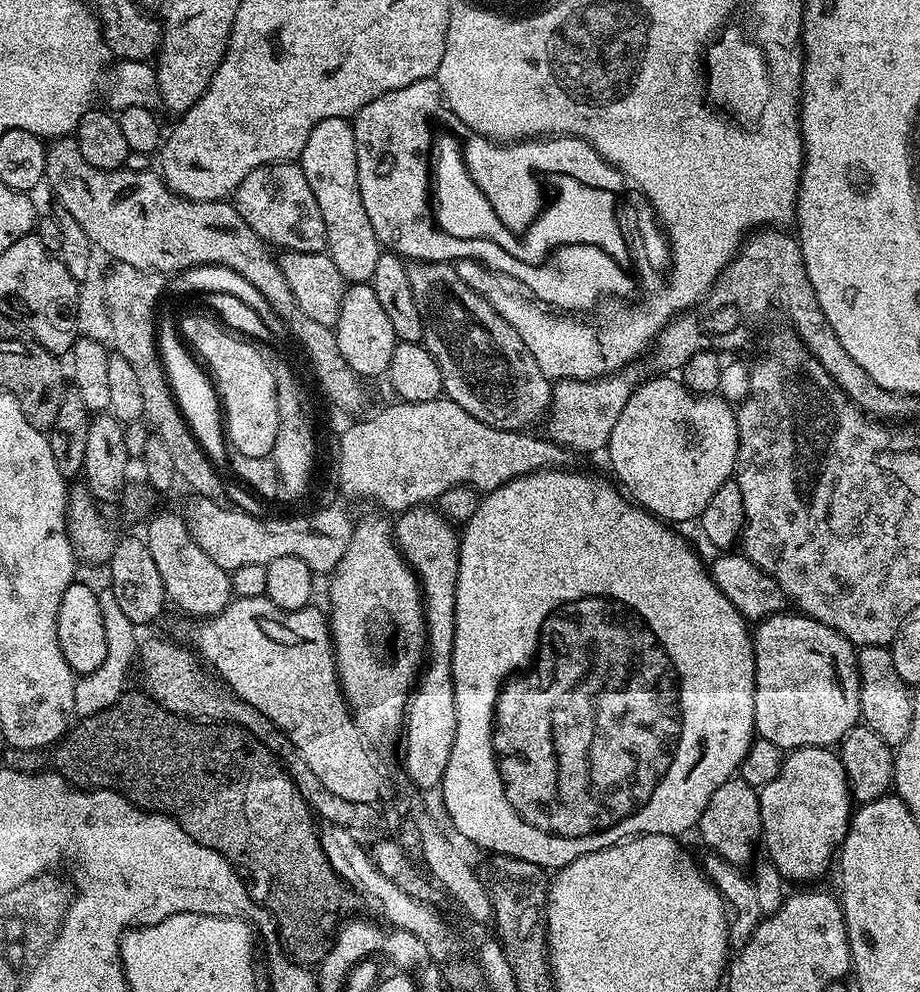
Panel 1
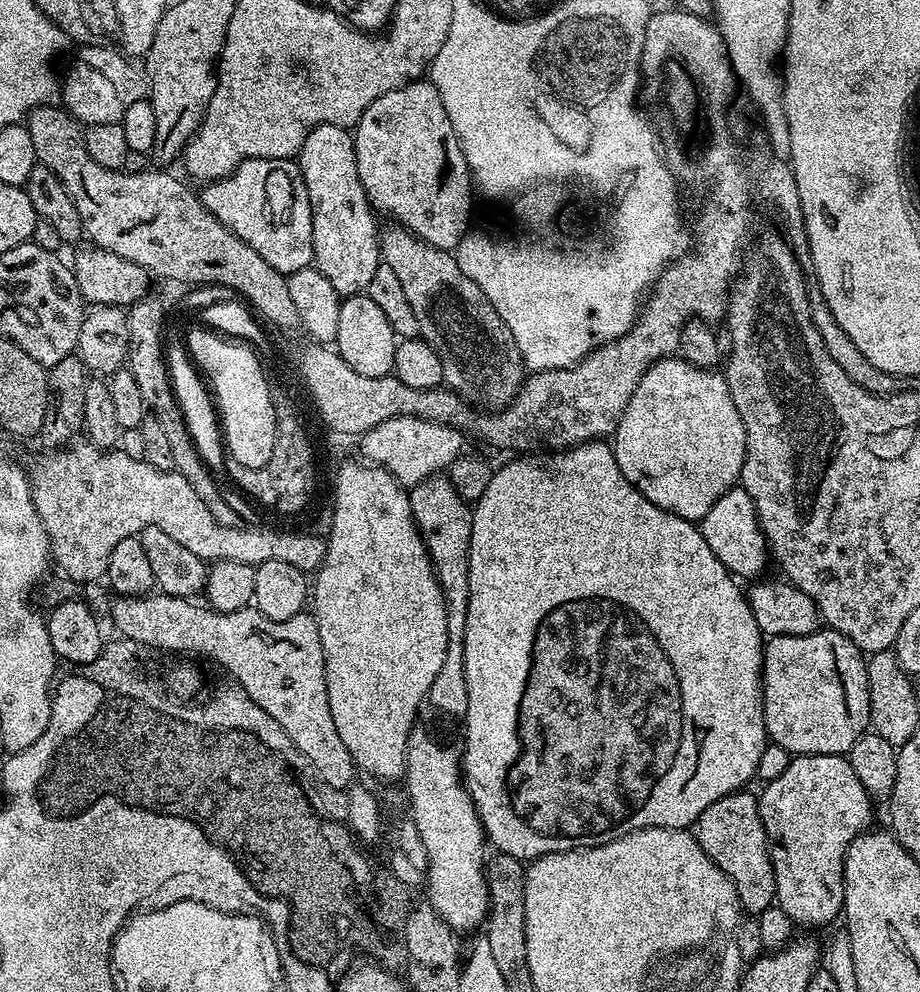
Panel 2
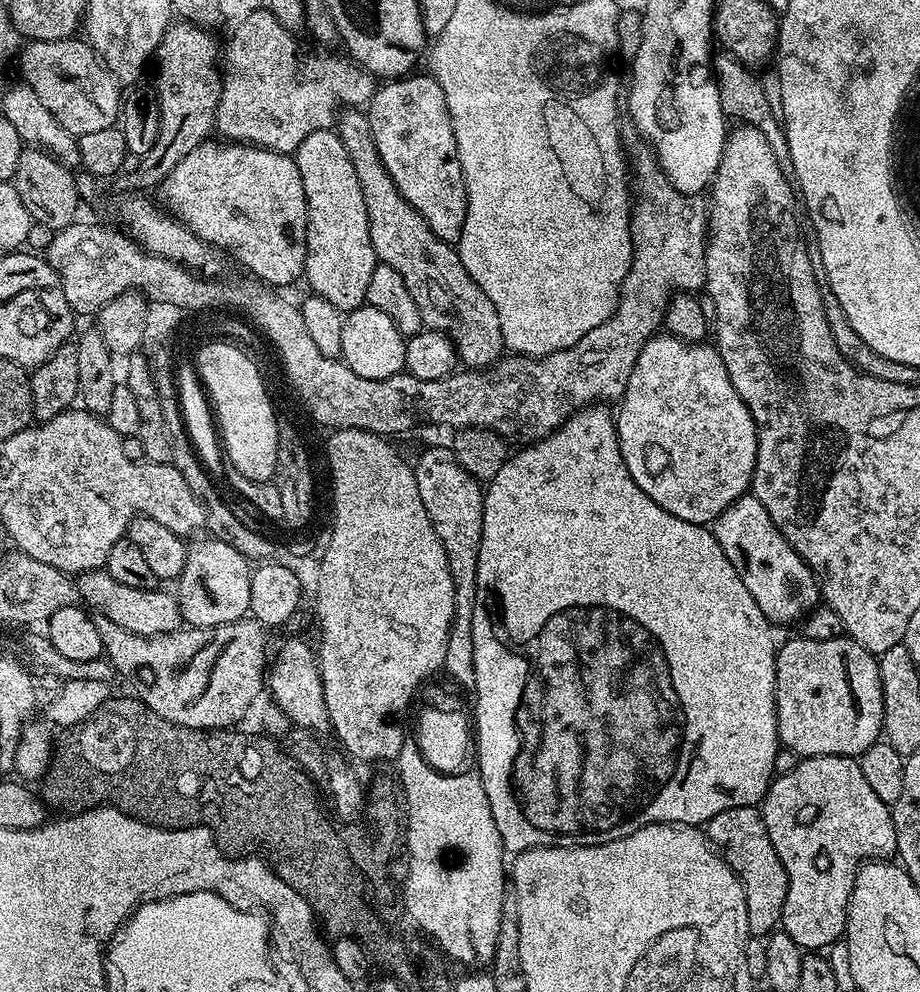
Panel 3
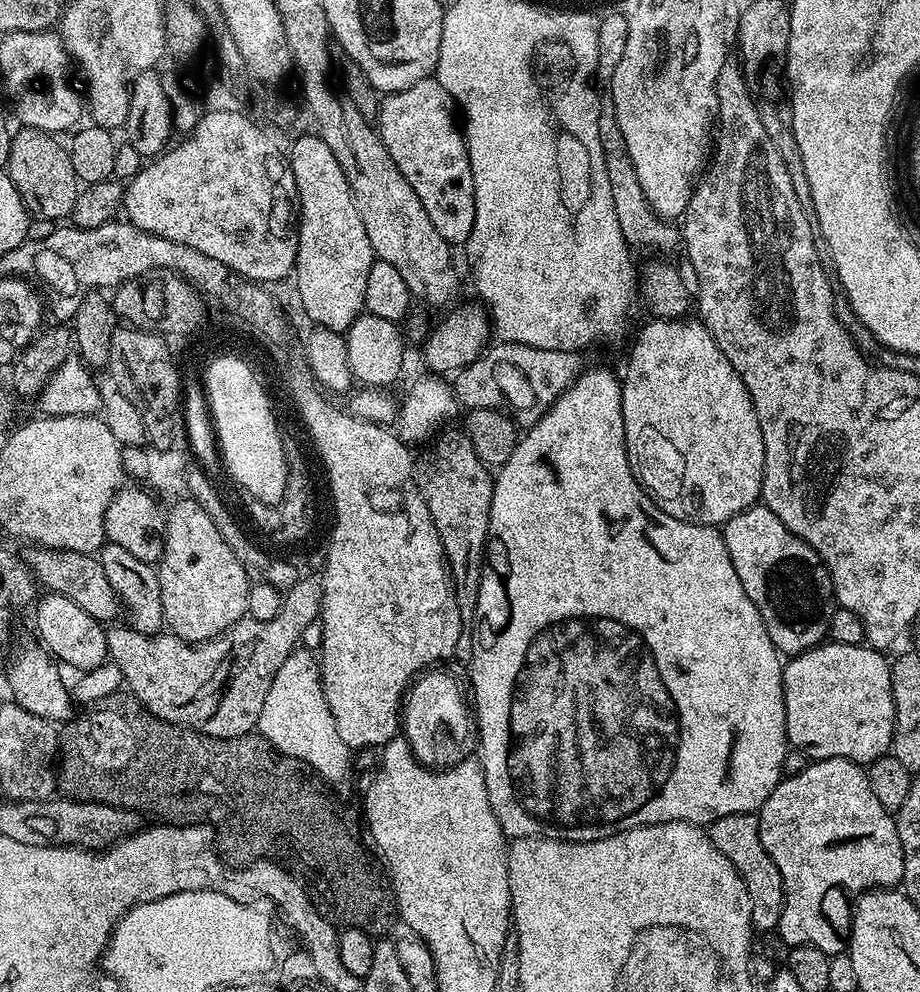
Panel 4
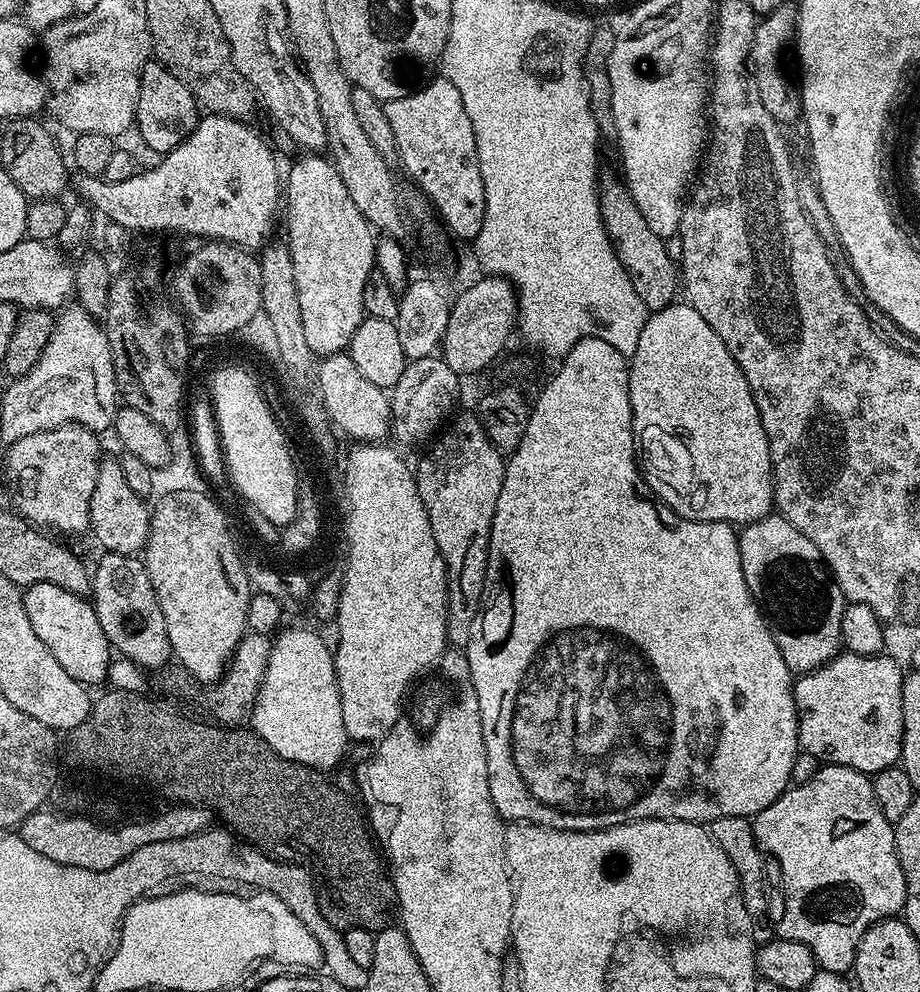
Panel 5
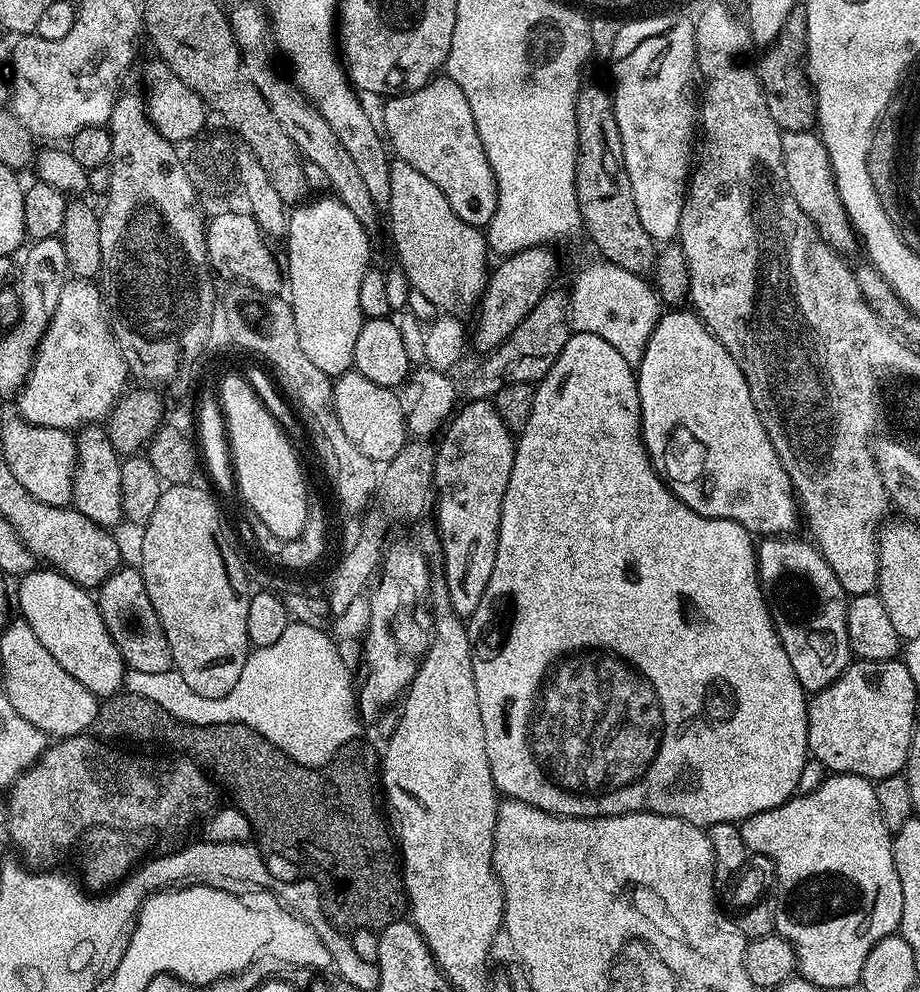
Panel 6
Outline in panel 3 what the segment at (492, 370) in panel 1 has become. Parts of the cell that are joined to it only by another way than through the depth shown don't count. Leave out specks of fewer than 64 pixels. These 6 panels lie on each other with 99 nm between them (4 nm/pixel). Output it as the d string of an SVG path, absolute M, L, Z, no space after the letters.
M348 106L337 115L334 131L339 136L342 146L346 146L346 154L350 154L350 162L354 162L354 174L358 174L358 182L362 186L362 198L366 202L366 218L370 222L370 242L374 246L374 254L379 263L391 266L402 274L402 282L406 282L406 290L414 298L414 303L422 314L424 328L442 332L449 336L456 345L456 354L459 363L468 370L483 370L492 367L497 360L505 355L506 349L502 338L502 326L498 322L498 310L494 310L494 302L482 294L482 286L466 274L466 266L462 266L459 251L453 245L447 244L402 198L398 186L394 186L394 178L386 170L378 148L374 146L374 134L370 134L370 122L363 111Z

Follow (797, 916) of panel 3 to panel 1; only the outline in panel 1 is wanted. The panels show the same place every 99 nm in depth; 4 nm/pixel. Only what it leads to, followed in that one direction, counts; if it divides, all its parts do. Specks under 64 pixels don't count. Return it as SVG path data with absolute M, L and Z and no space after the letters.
M793 748L778 770L778 778L770 786L759 789L762 814L762 848L767 859L780 871L785 881L816 880L828 867L833 867L834 857L848 833L848 825L854 811L854 801L848 791L846 770L839 755L832 748Z

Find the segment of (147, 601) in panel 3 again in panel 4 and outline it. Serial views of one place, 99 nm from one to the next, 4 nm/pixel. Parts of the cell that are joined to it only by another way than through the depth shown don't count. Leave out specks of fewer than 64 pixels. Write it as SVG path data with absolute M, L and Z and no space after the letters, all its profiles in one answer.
M35 546L27 550L29 552L23 553L22 559L28 565L37 585L49 593L57 592L62 594L62 598L70 598L70 602L78 602L78 606L82 606L82 610L86 610L86 614L90 614L90 618L95 620L112 622L116 620L114 619L116 615L118 617L121 615L121 602L106 578L106 570L102 570L99 559L95 555L74 550L54 550Z

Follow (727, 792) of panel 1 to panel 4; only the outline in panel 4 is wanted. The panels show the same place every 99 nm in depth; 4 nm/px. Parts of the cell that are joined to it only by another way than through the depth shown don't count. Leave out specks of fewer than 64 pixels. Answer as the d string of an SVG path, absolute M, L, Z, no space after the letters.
M751 812L726 814L726 818L718 818L713 824L707 825L706 831L714 846L718 846L718 850L730 858L750 894L753 929L757 933L775 933L780 927L784 909L784 883L778 866L774 866L774 858L770 858L770 854L766 854L766 846L762 846L759 819Z

